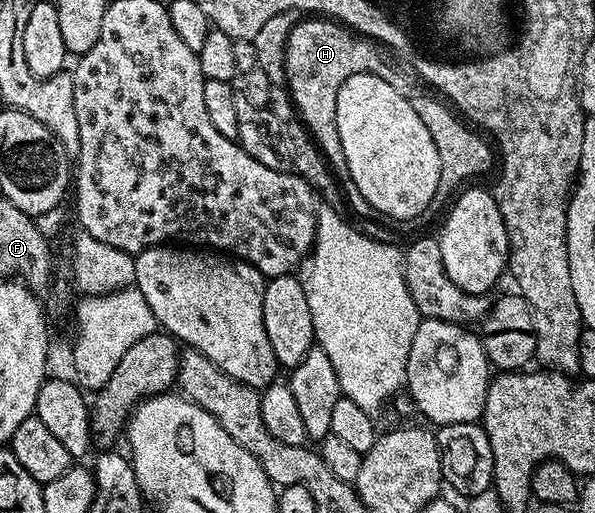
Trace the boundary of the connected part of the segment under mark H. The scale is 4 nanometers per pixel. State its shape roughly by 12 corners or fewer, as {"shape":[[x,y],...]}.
{"shape":[[302,20],[284,85],[353,214],[374,217],[351,180],[335,116],[339,88],[374,74],[413,82],[336,20]]}

